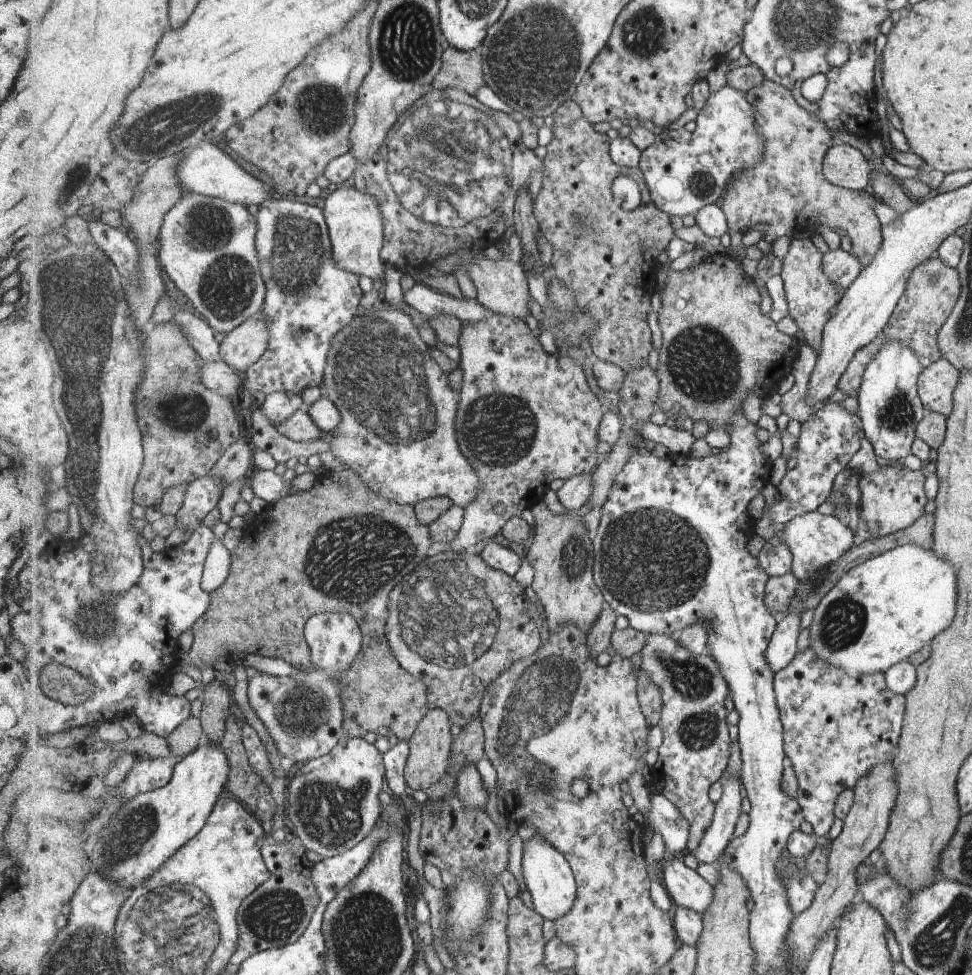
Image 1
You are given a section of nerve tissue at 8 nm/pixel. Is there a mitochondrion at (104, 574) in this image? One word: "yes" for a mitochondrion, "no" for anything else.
yes

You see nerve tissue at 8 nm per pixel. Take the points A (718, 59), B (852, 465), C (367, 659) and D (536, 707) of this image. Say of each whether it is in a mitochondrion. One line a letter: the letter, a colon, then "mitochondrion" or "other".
A: other
B: other
C: other
D: mitochondrion

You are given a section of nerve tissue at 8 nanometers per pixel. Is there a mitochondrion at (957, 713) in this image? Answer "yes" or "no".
no

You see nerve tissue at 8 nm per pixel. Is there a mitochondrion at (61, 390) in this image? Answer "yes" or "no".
yes

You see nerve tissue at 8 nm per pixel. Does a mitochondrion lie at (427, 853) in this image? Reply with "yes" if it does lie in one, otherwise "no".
no

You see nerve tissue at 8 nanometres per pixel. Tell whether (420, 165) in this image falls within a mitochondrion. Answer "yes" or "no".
yes

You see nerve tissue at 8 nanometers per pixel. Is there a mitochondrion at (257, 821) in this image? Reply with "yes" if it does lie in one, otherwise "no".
no

